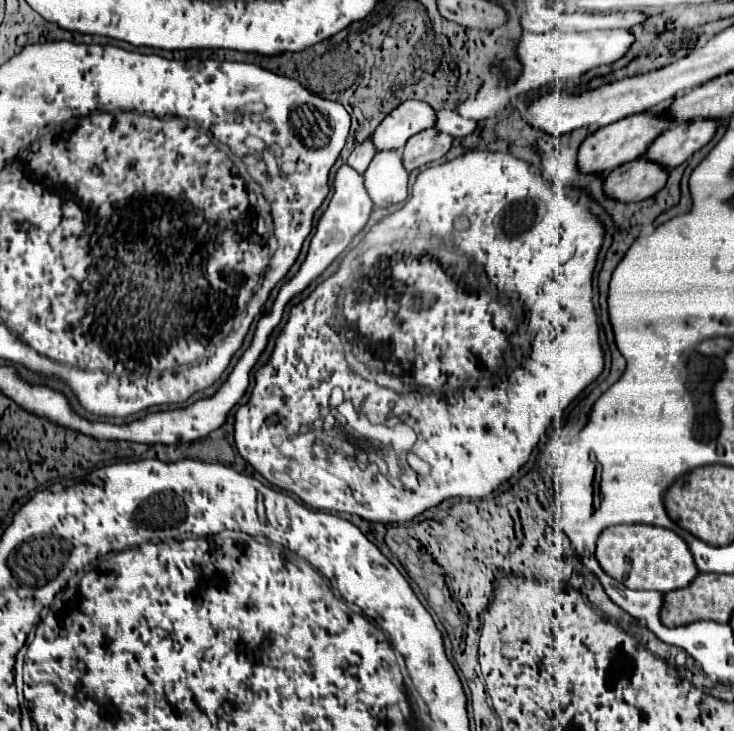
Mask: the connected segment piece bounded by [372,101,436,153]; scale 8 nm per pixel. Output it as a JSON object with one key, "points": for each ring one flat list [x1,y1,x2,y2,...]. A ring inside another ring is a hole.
{"points":[[406,101,398,105,372,133,376,153,402,149,412,135,434,127,434,119,436,111,422,101]]}

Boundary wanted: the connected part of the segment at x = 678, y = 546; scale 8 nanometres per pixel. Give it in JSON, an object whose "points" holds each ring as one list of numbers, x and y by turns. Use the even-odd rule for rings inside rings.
{"points":[[618,525,600,533,596,543,596,559,602,569,630,589,654,589,668,593,690,585,698,575,688,545,674,531,654,525]]}

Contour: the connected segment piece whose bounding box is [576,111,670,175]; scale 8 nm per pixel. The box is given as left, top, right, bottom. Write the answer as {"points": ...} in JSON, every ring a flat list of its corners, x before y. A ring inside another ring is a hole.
{"points":[[652,111,650,115,632,115,632,117,620,119,614,125,606,125,602,129,598,129,596,133,588,135,578,149,576,169,584,175,592,175,592,173,602,175,602,173,608,173,622,163,628,163,632,159,642,157,646,153,648,145,662,133,666,123,670,123,668,119,658,117,658,113,660,111]]}

